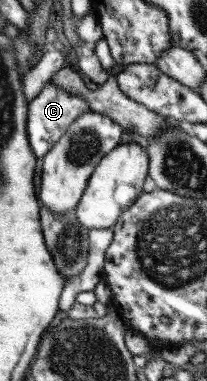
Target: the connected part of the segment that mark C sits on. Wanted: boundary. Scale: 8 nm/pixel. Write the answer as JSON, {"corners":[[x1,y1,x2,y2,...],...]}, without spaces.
{"corners":[[51,81,46,84,42,93,30,103,28,113,28,134,32,150,37,158,44,159,52,147,67,133,68,127,74,124,80,115,88,111,95,111,95,109,91,108,90,103,84,101,82,97,72,95,61,86,55,86]]}

